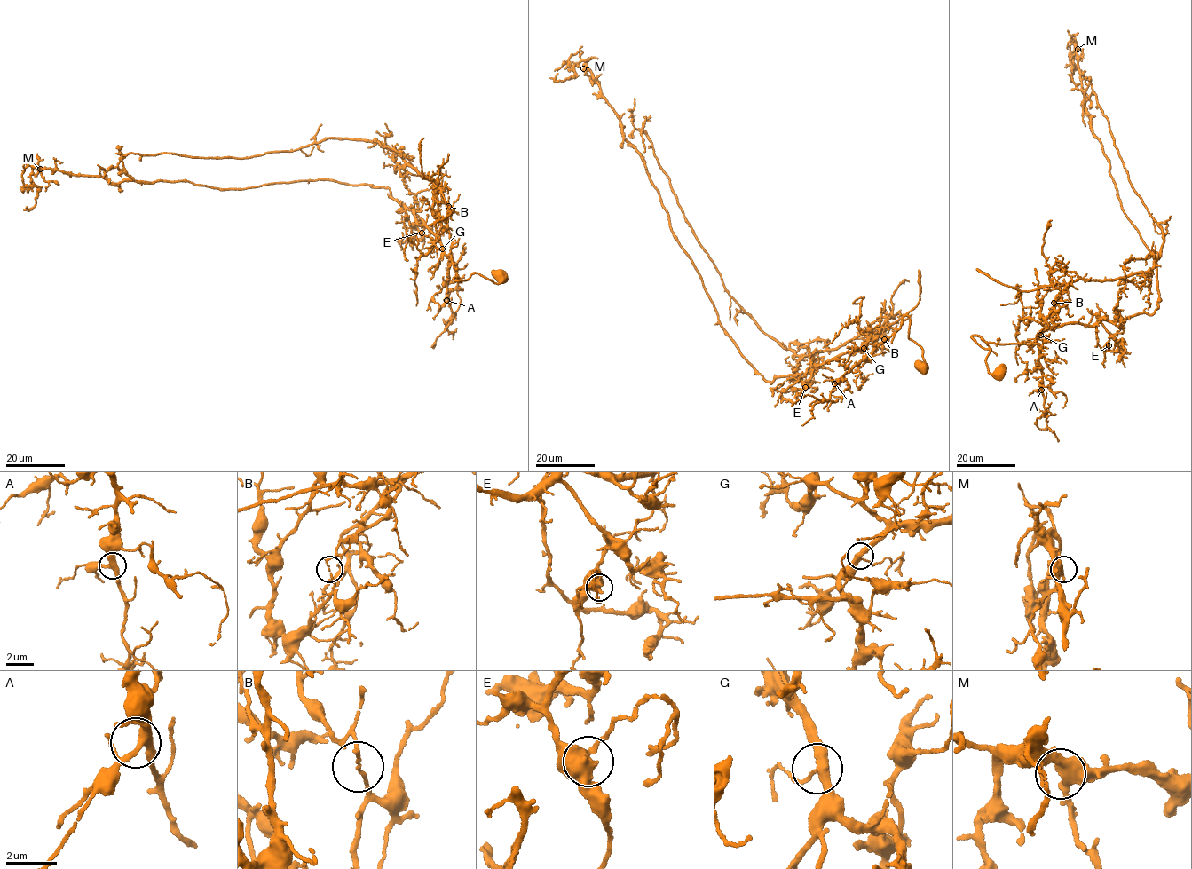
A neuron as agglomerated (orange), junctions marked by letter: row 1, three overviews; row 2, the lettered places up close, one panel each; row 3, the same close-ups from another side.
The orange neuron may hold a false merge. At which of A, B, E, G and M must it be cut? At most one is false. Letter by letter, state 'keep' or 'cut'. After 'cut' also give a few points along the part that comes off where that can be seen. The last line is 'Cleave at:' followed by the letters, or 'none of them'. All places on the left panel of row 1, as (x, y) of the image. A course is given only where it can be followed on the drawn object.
A: keep
B: cut; course (448, 206), (433, 183), (397, 153), (372, 140), (348, 138), (238, 159), (120, 152), (127, 175), (141, 185)
E: keep
G: keep
M: keep
Cleave at: B

